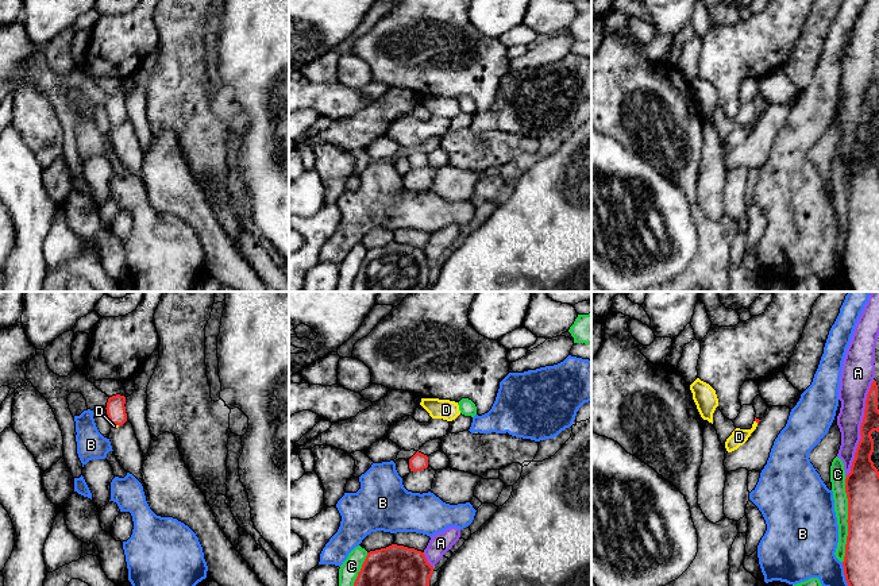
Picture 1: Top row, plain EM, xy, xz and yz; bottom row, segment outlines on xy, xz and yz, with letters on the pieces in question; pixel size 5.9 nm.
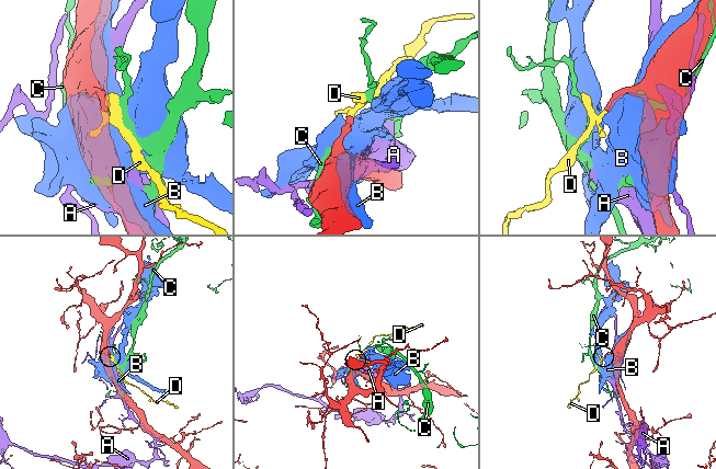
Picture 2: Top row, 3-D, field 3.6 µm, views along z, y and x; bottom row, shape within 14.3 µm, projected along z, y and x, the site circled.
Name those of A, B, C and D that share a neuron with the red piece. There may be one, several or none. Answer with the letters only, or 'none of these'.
D

